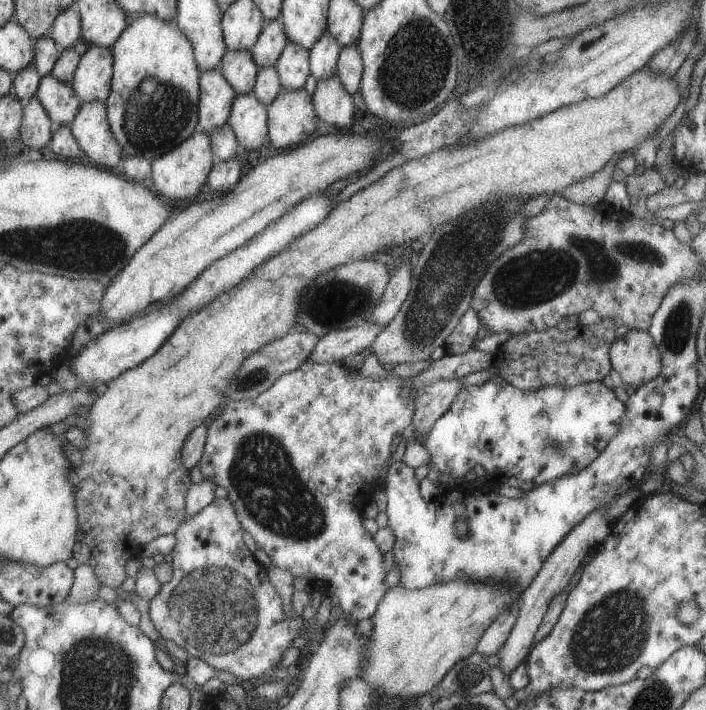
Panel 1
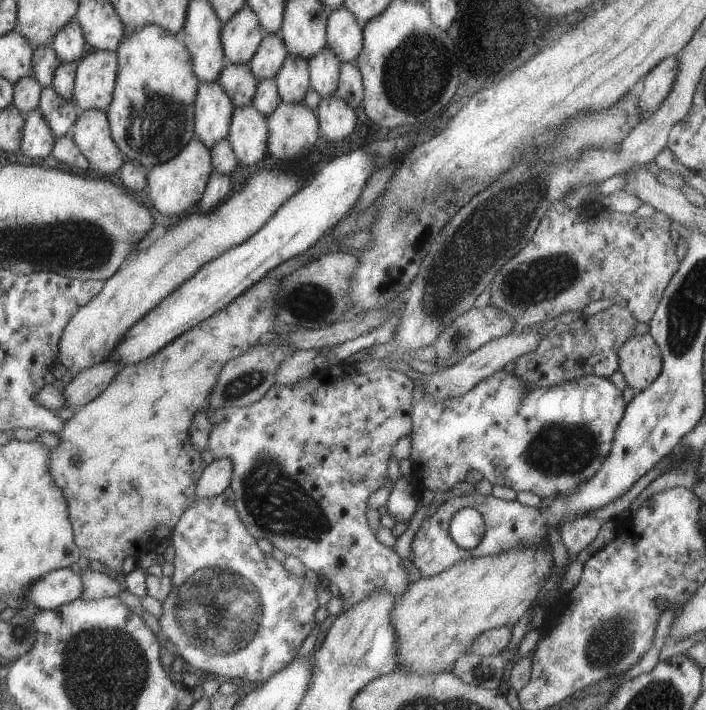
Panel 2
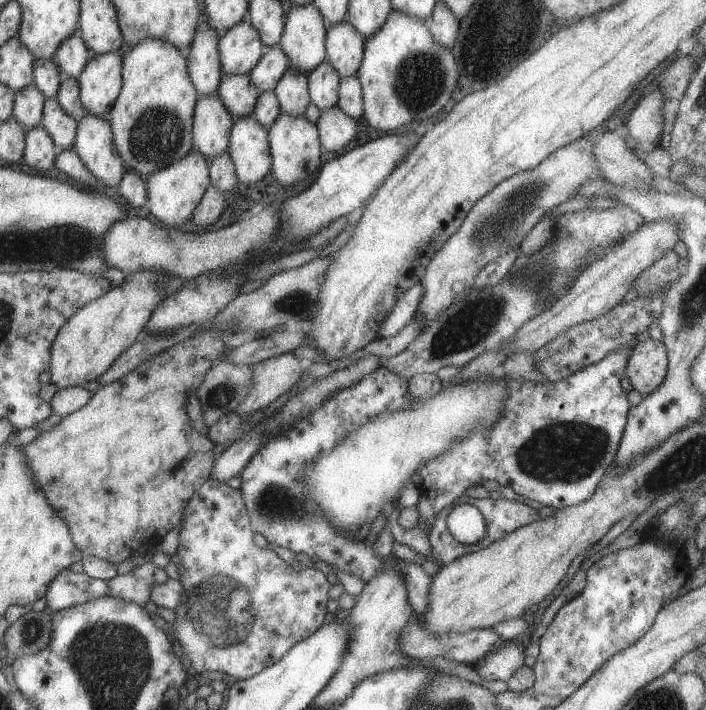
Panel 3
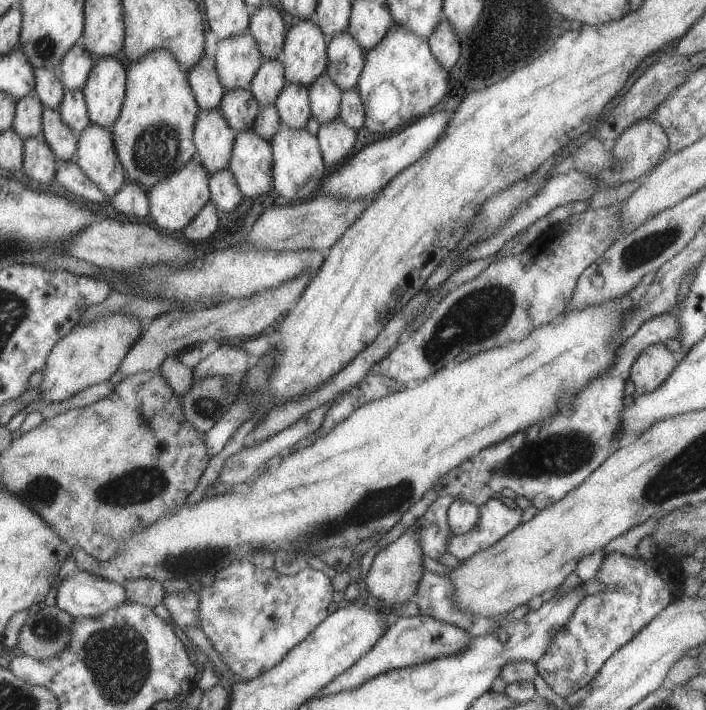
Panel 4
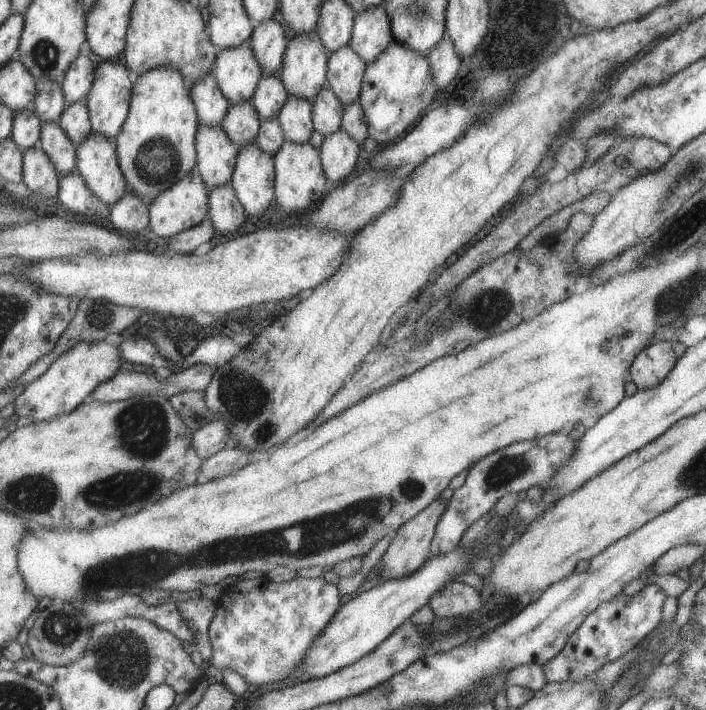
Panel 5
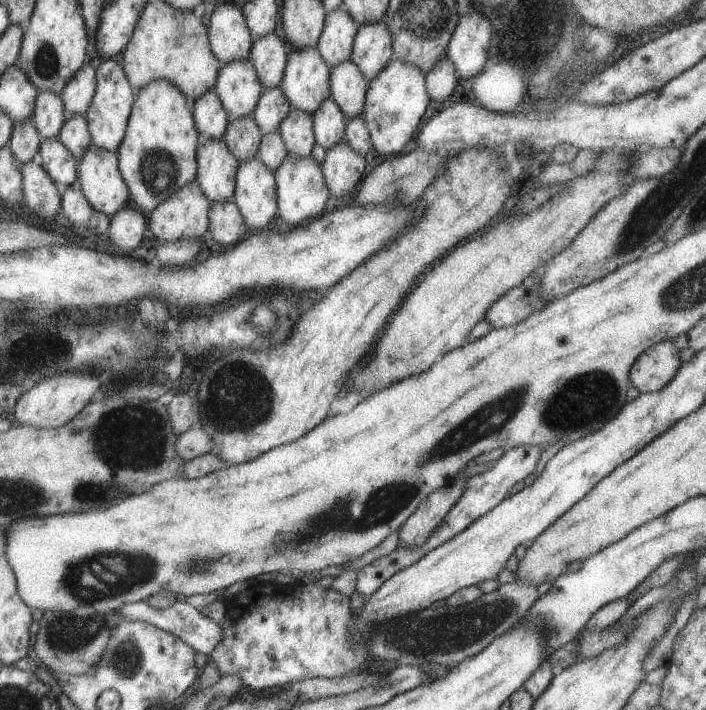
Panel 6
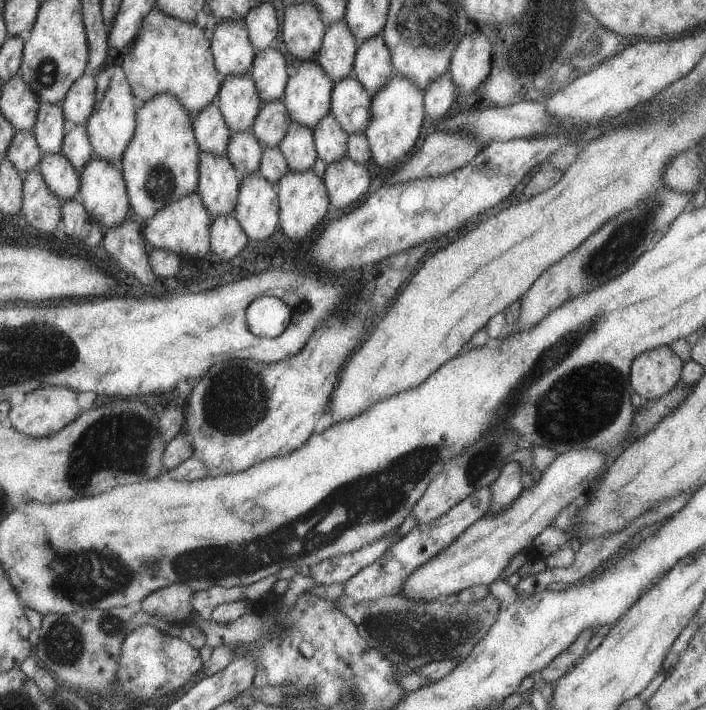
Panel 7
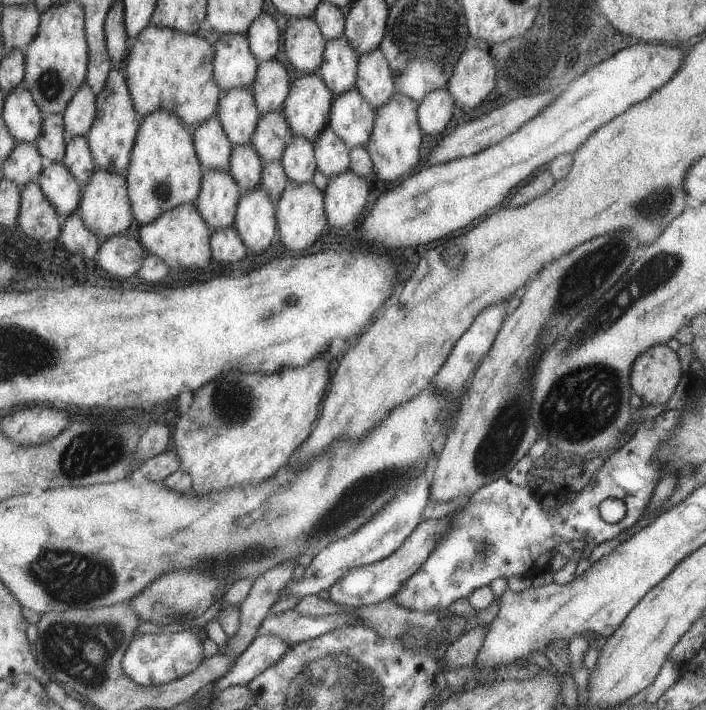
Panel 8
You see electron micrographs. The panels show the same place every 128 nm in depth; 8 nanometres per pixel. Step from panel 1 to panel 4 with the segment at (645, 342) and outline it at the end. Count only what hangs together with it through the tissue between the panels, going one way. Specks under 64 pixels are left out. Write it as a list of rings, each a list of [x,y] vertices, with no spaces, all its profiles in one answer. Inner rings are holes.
[[[663,343],[646,346],[630,366],[630,380],[637,394],[650,393],[671,374],[677,357]]]

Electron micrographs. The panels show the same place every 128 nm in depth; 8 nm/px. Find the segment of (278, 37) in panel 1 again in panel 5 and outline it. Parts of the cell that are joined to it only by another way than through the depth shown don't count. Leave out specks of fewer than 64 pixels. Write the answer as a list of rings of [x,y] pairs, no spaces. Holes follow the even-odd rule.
[[[277,73],[262,75],[255,85],[255,90],[249,101],[259,118],[266,119],[276,117],[276,114],[288,99],[288,95]]]

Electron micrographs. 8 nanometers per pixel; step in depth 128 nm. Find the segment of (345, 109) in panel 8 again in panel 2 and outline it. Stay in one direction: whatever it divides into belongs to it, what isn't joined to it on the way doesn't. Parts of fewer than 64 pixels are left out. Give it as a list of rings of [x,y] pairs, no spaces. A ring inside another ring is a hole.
[[[345,6],[329,11],[326,18],[326,46],[331,49],[340,64],[352,61],[362,47],[362,27]]]

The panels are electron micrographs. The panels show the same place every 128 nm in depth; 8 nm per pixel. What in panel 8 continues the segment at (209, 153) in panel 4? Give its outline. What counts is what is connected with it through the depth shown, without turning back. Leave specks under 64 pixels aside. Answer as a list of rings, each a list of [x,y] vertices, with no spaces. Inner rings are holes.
[[[205,169],[194,205],[206,225],[214,231],[234,224],[239,197],[239,187],[228,171]]]

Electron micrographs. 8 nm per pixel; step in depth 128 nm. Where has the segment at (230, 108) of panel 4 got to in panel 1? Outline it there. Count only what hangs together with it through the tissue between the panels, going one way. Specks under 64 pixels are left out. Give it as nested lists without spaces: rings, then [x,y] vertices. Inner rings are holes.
[[[226,50],[219,68],[236,94],[248,93],[254,87],[258,66],[248,50]]]

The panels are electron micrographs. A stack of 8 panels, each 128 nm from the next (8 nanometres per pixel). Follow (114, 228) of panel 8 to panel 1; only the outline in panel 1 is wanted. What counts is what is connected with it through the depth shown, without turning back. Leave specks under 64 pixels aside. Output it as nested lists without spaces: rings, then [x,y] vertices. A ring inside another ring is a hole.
[[[81,102],[70,127],[77,144],[91,164],[110,170],[123,159],[119,143],[110,131],[104,103]]]

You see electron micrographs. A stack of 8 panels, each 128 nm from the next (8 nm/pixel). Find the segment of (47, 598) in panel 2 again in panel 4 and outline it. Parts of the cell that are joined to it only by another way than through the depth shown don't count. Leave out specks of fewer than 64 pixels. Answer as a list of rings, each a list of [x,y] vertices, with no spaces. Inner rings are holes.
[[[76,570],[72,576],[68,576],[59,582],[55,596],[55,606],[59,610],[70,614],[73,619],[96,617],[98,614],[105,612],[105,610],[121,604],[123,601],[127,602],[124,590],[122,590],[120,584],[79,570]]]

